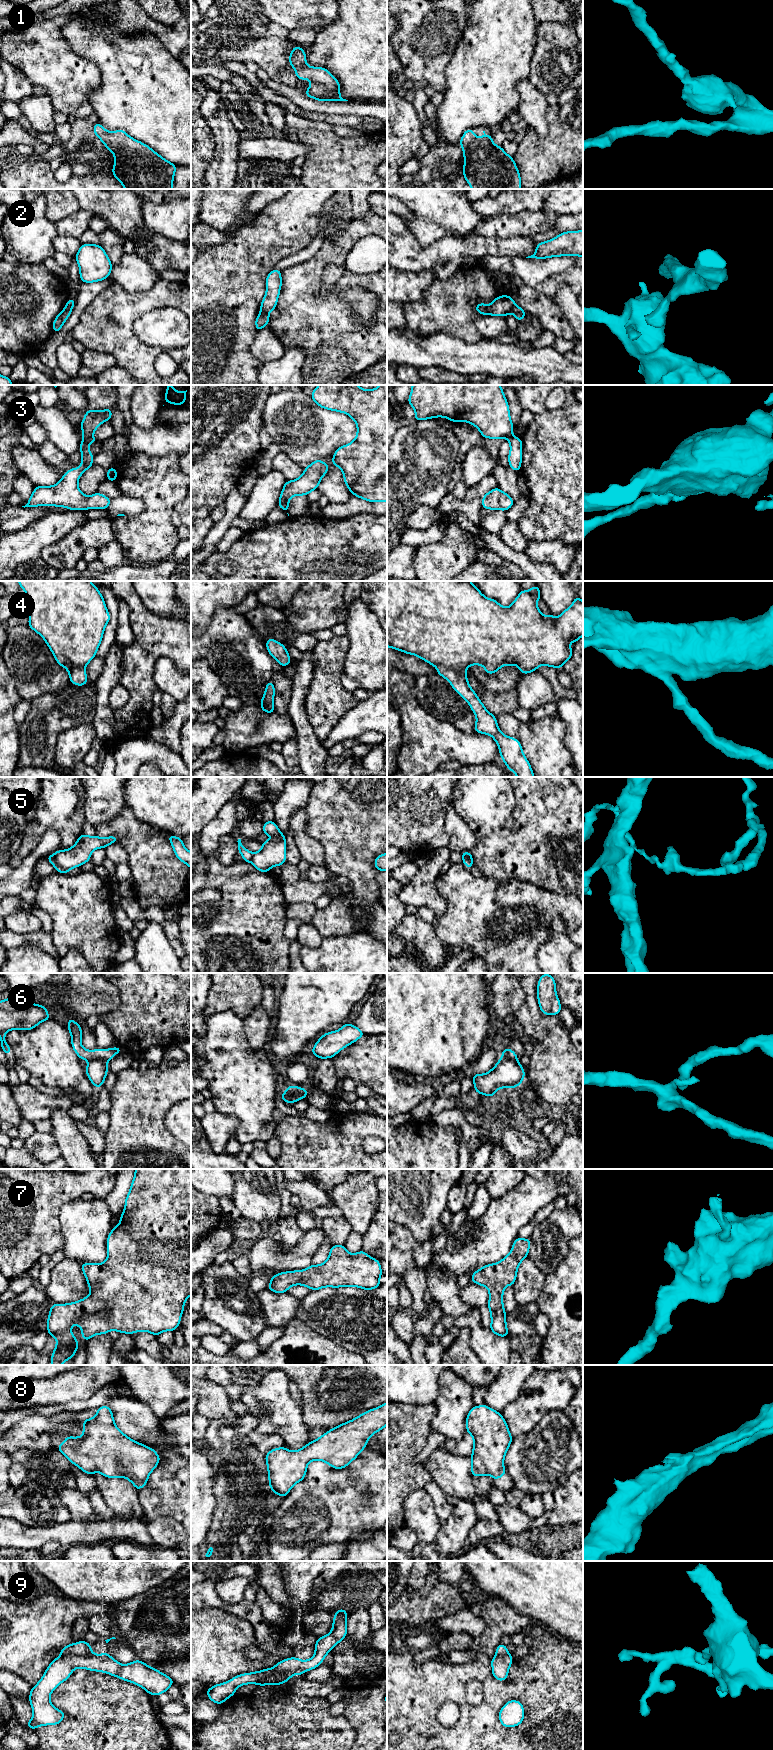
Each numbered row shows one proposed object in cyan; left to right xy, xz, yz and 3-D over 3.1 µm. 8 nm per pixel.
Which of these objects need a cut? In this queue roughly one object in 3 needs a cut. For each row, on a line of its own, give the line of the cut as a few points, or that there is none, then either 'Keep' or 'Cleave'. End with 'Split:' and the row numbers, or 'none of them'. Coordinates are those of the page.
1: No split. Keep
2: Split along xz (260, 309), (267, 314). Cleave
3: Split along xy (92, 436), (84, 438). Cleave
4: No split. Keep
5: Split along xy (53, 855), (56, 862), (66, 871). Cleave
6: Split along xz (302, 1089), (295, 1096), (287, 1096), (285, 1094). Cleave
7: No split. Keep
8: No split. Keep
9: Split along xz (272, 1668), (275, 1671), (304, 1671). Cleave
Split: 2, 3, 5, 6, 9

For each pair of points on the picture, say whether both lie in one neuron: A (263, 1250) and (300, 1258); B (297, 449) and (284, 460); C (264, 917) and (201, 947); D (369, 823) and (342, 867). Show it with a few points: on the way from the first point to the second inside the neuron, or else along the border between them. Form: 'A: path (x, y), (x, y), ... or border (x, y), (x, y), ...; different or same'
A: path (272, 1258), (291, 1258); same
B: border (281, 451), (303, 469); different
C: path (248, 917), (243, 917), (217, 940); same
D: path (358, 834), (351, 841), (350, 849), (343, 856); same

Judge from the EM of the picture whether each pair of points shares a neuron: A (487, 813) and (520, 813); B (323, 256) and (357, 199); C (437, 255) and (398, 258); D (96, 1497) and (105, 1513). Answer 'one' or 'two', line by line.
A: one
B: two
C: one
D: one

